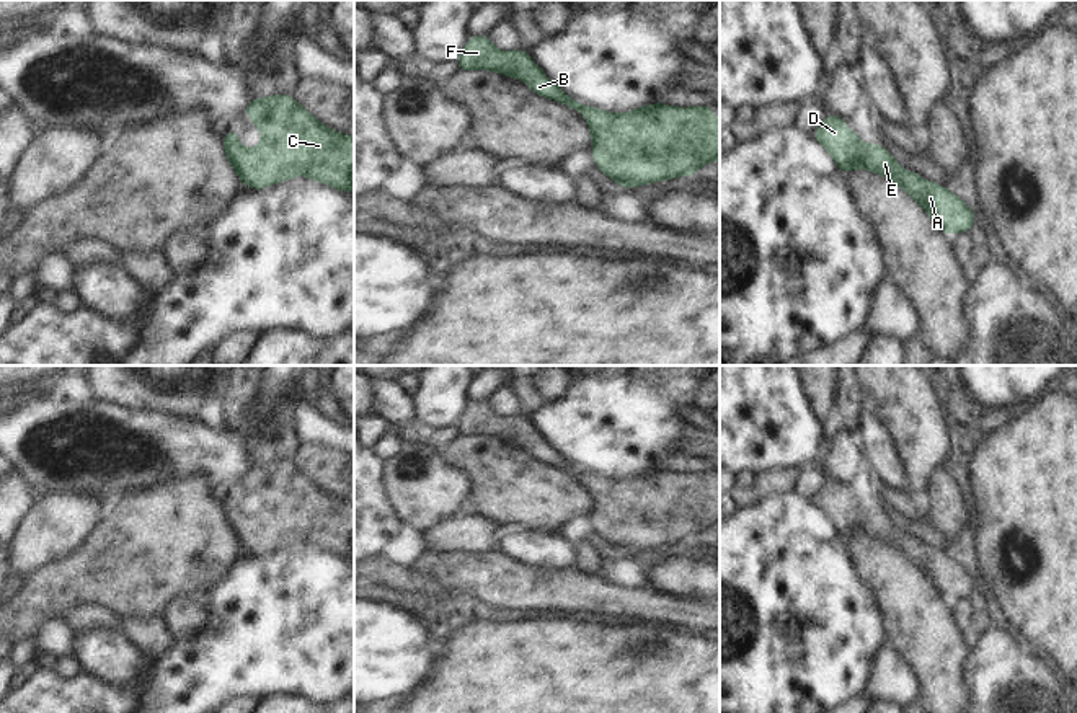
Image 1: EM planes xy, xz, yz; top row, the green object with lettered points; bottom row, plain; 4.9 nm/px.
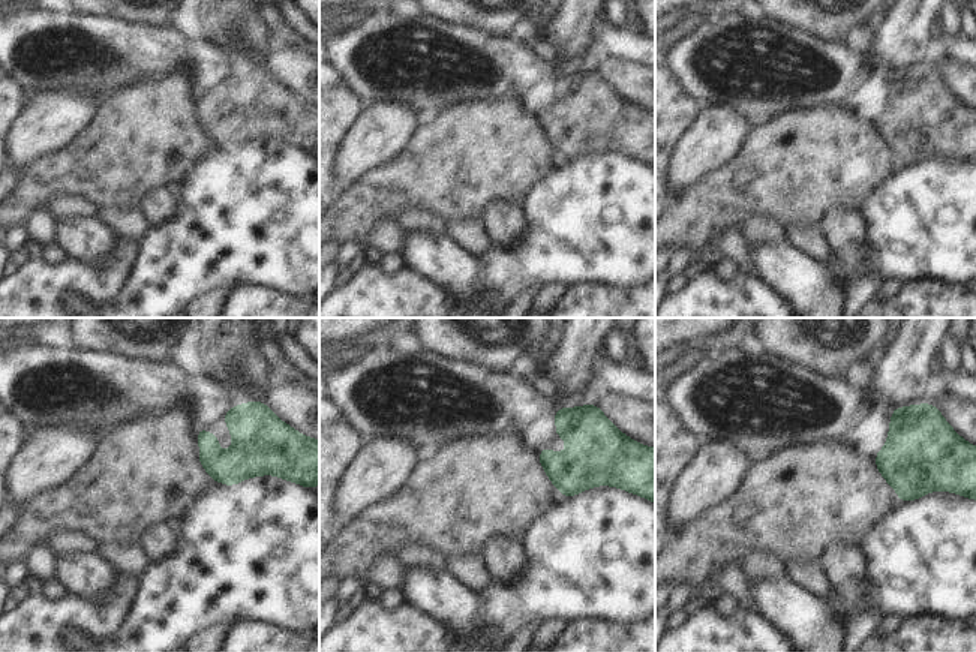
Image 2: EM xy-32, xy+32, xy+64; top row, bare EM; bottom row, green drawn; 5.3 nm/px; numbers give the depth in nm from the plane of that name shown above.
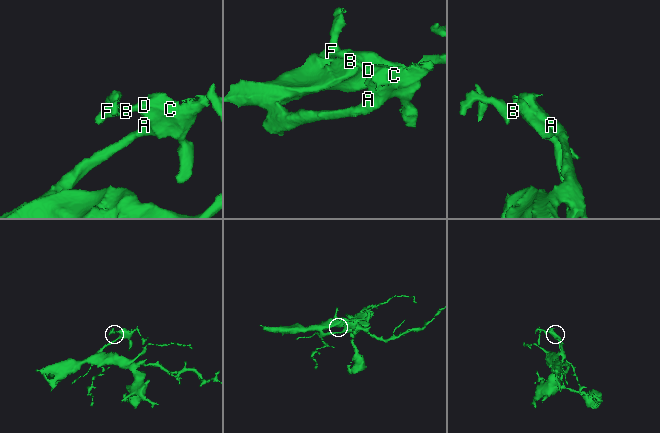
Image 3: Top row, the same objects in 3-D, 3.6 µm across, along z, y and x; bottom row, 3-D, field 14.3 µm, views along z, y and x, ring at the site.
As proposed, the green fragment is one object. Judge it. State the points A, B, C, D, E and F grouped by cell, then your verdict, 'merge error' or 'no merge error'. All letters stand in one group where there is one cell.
groups A B C D E F; no merge error

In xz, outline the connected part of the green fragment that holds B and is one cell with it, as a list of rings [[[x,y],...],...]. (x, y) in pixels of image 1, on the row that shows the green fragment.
[[[472,34],[457,57],[460,72],[493,70],[511,78],[522,78],[530,91],[542,98],[553,98],[579,111],[589,121],[594,163],[610,179],[627,191],[640,184],[651,184],[676,176],[695,176],[700,166],[720,160],[720,121],[713,119],[713,106],[674,108],[653,103],[623,114],[581,104],[550,82],[532,60],[529,51],[503,52],[491,46],[488,34]]]

